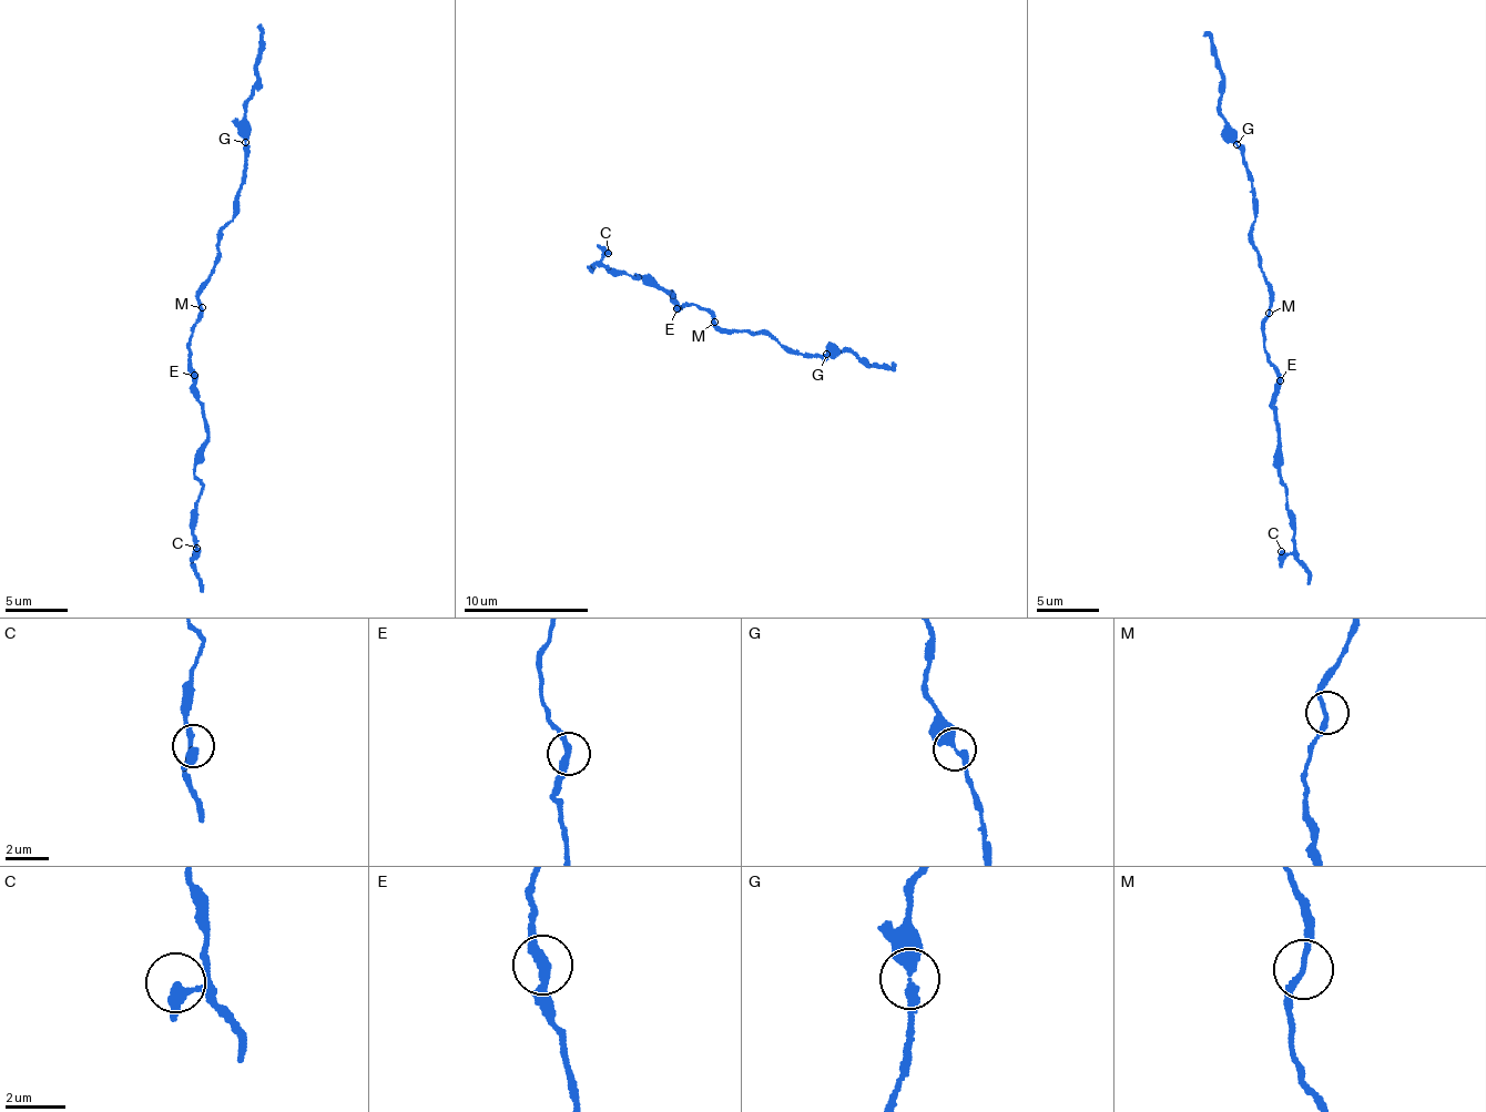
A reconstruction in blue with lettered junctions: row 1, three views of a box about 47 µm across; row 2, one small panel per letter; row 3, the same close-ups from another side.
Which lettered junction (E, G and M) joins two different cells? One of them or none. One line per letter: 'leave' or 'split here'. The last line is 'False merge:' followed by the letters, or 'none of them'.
E: leave
G: leave
M: leave
False merge: none of them

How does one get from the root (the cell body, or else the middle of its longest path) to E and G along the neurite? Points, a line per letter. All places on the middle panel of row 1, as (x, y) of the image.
E: (712, 322), (710, 312), (696, 304), (692, 306), (688, 302), (675, 307)
G: (712, 322), (720, 329), (765, 332), (801, 356), (822, 358), (827, 354)

